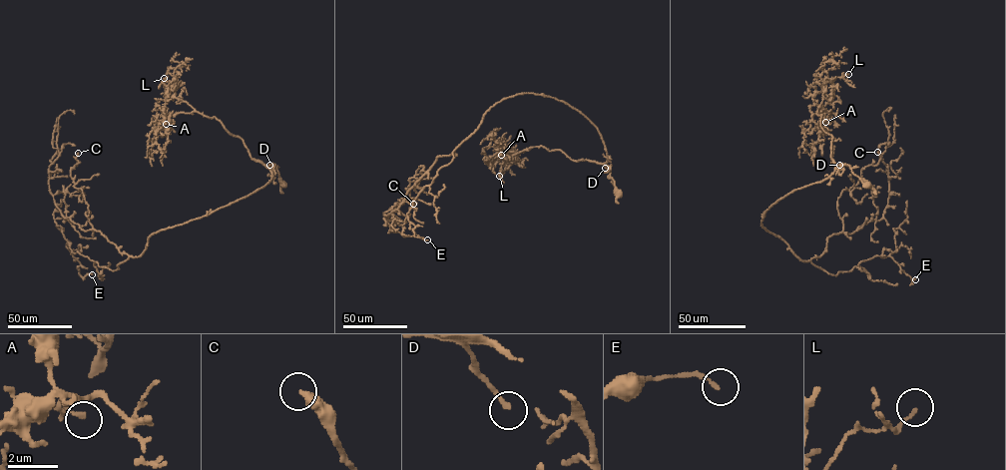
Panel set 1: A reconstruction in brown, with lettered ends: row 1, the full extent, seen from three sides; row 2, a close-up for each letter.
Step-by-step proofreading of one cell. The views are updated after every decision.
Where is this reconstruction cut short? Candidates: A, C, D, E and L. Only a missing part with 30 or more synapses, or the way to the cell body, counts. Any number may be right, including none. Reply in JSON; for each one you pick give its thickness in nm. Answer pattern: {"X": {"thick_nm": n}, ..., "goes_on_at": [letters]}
{"goes_on_at": []}

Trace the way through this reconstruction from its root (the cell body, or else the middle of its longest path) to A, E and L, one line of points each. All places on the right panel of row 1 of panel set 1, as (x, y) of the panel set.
A: (866, 185), (848, 165), (835, 167), (832, 137), (821, 127), (818, 109), (829, 113), (824, 116), (825, 122)
E: (866, 185), (842, 165), (778, 200), (760, 225), (802, 260), (832, 274), (890, 255), (915, 279)
L: (866, 185), (848, 165), (835, 167), (832, 137), (822, 130), (821, 115), (816, 114), (824, 85), (848, 74)

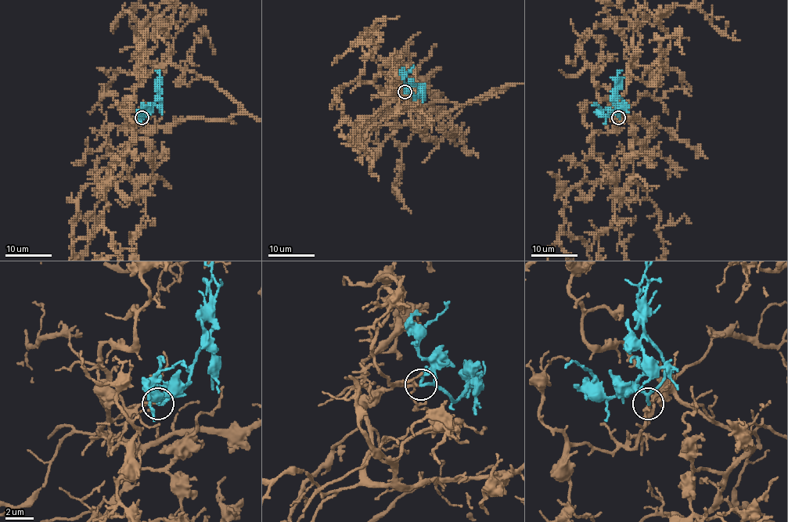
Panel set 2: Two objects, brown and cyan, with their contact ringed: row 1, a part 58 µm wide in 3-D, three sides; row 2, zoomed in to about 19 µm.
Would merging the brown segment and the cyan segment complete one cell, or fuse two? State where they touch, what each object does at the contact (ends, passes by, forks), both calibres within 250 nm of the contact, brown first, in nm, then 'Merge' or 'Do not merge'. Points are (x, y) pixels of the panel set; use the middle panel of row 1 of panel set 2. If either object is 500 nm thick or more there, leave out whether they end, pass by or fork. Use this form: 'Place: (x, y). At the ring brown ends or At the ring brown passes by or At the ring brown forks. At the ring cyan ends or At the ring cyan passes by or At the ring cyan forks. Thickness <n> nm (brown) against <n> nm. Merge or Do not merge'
Place: (404, 91). At the ring brown passes by. At the ring cyan ends. Thickness 180 nm (brown) against 240 nm. Merge

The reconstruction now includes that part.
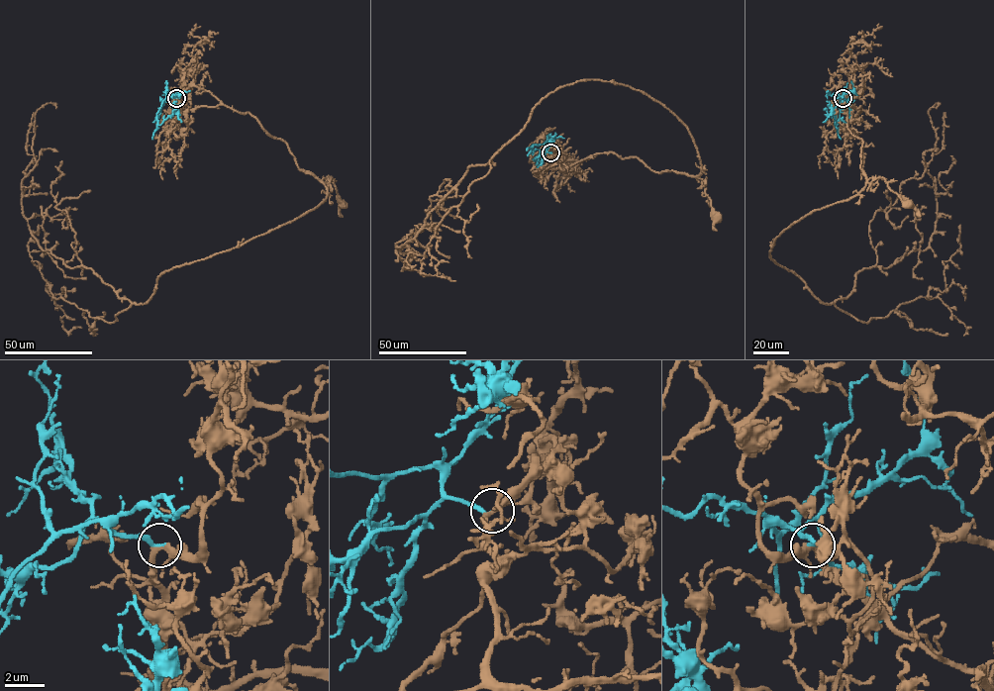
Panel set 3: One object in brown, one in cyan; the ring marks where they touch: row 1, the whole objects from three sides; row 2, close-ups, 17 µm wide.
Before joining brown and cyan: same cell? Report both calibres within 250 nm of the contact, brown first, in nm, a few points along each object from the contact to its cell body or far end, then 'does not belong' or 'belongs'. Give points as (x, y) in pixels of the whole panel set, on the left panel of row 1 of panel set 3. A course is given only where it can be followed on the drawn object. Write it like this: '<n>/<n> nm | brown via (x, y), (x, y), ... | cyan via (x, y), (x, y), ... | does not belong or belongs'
240/240 nm | brown via (176, 98), (180, 111), (221, 104), (248, 112), (285, 142), (299, 168), (328, 183), (331, 177), (343, 204) | cyan via (176, 98), (170, 95), (163, 100), (156, 120), (160, 125), (176, 113), (180, 123) | belongs

